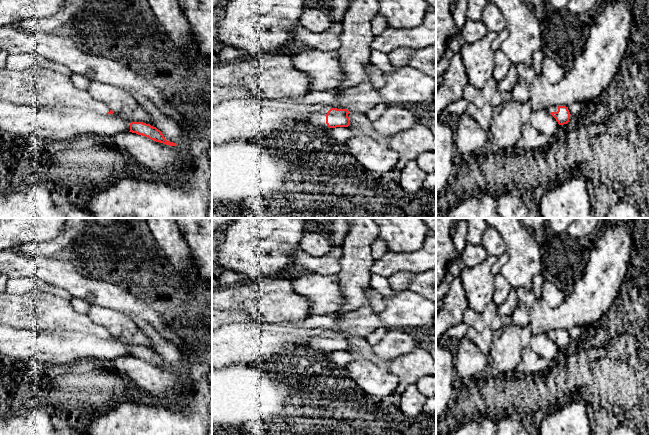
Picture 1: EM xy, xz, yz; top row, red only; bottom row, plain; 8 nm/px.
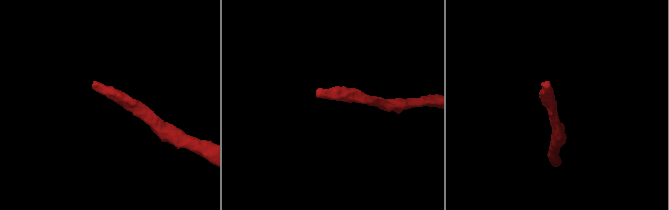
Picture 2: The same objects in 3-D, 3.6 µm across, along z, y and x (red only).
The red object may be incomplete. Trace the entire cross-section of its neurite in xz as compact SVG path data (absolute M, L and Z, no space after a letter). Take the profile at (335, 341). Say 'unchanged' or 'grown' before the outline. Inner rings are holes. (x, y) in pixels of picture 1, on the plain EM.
grown; M325 331L305 341L300 346L325 352L348 351L350 348L349 336L347 333Z

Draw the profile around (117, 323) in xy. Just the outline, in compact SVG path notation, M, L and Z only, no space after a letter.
M91 304L87 315L93 323L104 327L114 336L124 333L133 334L137 329L135 322L129 315L109 307Z

